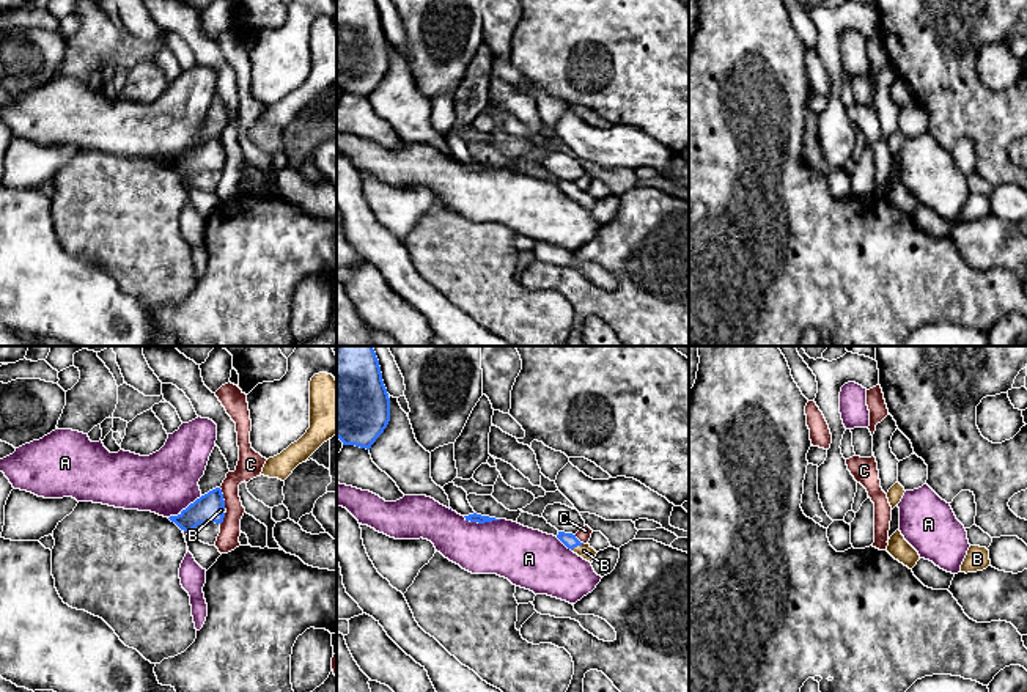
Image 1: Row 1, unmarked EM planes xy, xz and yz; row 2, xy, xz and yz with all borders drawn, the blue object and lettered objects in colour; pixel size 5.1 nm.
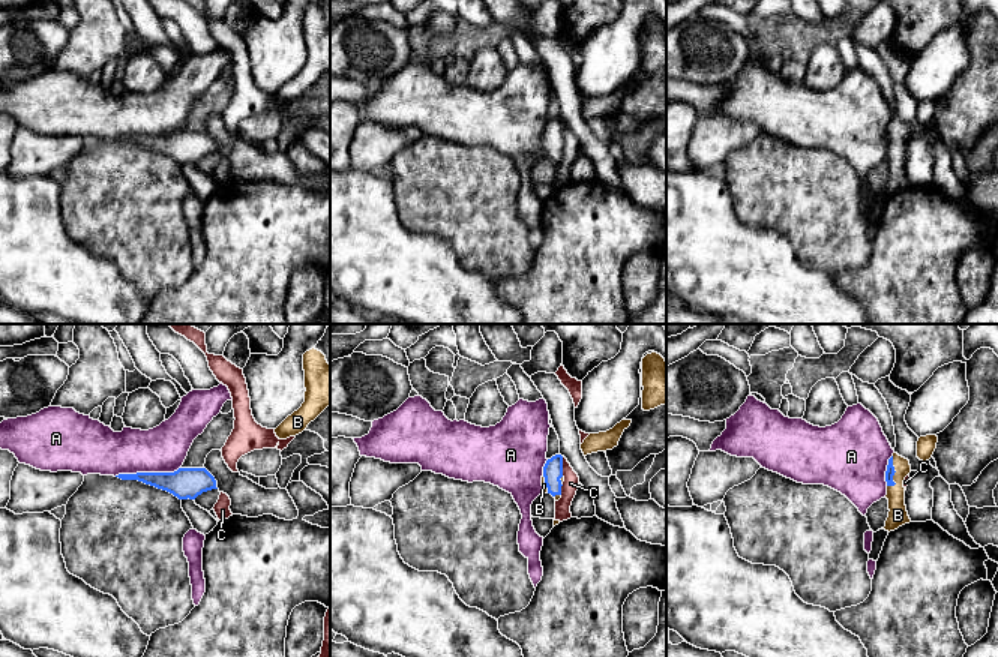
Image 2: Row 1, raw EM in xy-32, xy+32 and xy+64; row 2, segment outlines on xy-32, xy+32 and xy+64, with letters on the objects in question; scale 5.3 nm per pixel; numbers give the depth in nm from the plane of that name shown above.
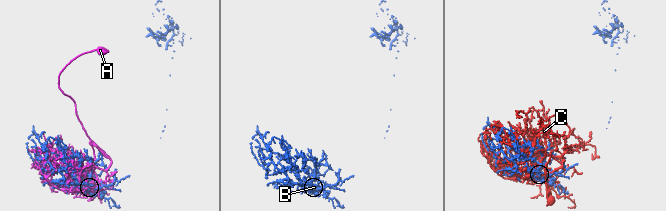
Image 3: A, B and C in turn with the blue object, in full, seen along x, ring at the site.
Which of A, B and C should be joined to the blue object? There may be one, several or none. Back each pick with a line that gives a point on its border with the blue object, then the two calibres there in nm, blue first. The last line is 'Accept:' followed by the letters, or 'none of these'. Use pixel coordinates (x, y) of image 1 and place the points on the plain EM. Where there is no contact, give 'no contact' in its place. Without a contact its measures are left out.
B: contact xz (576, 194); calibres 70 and 70 nm
Accept: B

